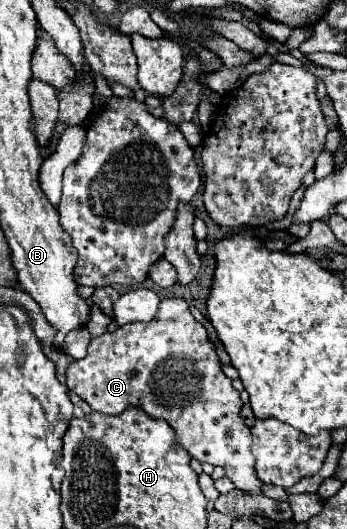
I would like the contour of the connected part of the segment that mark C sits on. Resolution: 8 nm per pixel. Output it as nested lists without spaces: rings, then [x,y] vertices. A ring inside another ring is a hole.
[[[163,299],[159,303],[157,315],[149,323],[129,323],[113,333],[105,333],[101,337],[91,339],[87,355],[83,359],[73,361],[67,367],[65,377],[67,389],[77,393],[93,411],[105,415],[119,415],[129,405],[139,407],[149,417],[167,421],[175,431],[177,445],[187,449],[193,459],[197,459],[199,463],[223,467],[237,489],[245,493],[261,493],[263,481],[255,473],[255,459],[249,451],[249,427],[239,415],[243,405],[239,393],[231,387],[231,379],[225,377],[215,349],[207,339],[205,327],[195,321],[189,311],[189,305],[183,299]]]

